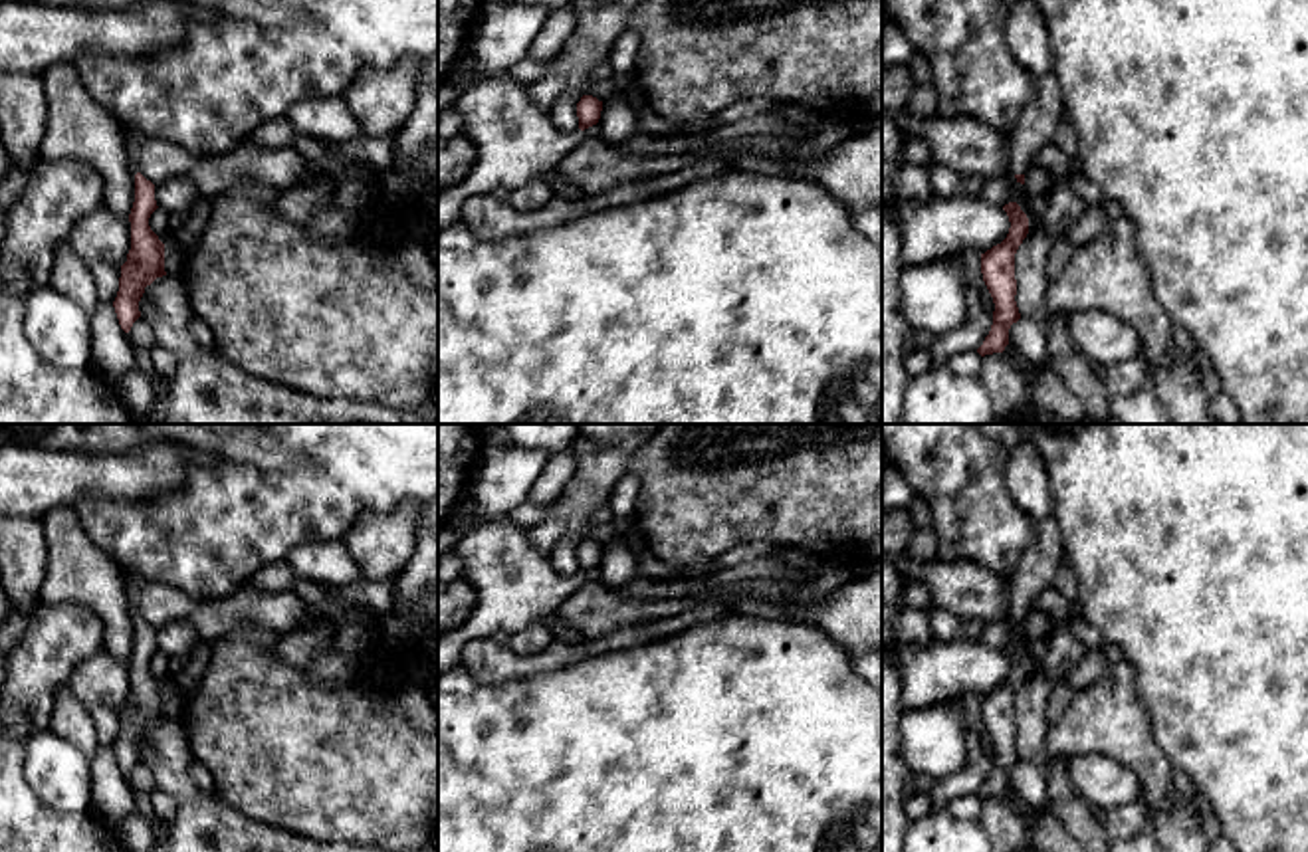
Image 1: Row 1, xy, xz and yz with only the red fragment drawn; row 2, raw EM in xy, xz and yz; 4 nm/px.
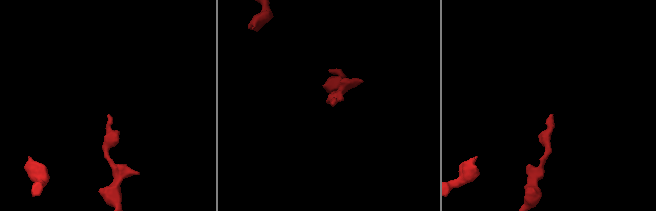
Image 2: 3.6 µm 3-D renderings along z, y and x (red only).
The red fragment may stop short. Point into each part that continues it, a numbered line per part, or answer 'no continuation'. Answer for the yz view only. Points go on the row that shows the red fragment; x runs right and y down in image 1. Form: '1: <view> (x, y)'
1: yz (1039, 119)

